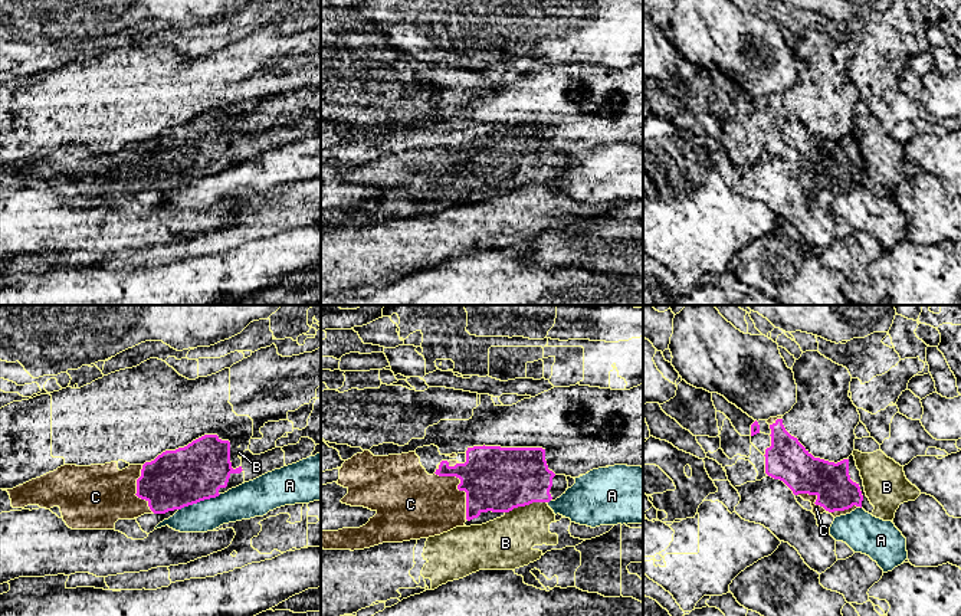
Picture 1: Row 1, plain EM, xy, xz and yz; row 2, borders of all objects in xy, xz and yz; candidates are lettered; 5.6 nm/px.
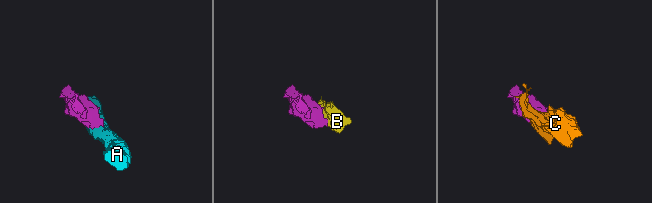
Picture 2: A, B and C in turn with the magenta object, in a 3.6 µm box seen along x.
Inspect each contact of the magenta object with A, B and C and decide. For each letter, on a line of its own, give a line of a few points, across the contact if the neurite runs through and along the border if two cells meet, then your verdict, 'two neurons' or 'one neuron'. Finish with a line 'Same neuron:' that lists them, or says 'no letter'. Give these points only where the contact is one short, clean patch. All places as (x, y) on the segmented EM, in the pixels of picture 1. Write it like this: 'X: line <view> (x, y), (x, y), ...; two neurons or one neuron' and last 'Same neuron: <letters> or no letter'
A: two neurons
B: line xz (545, 501), (533, 501), (505, 513); two neurons
C: one neuron
Same neuron: C

